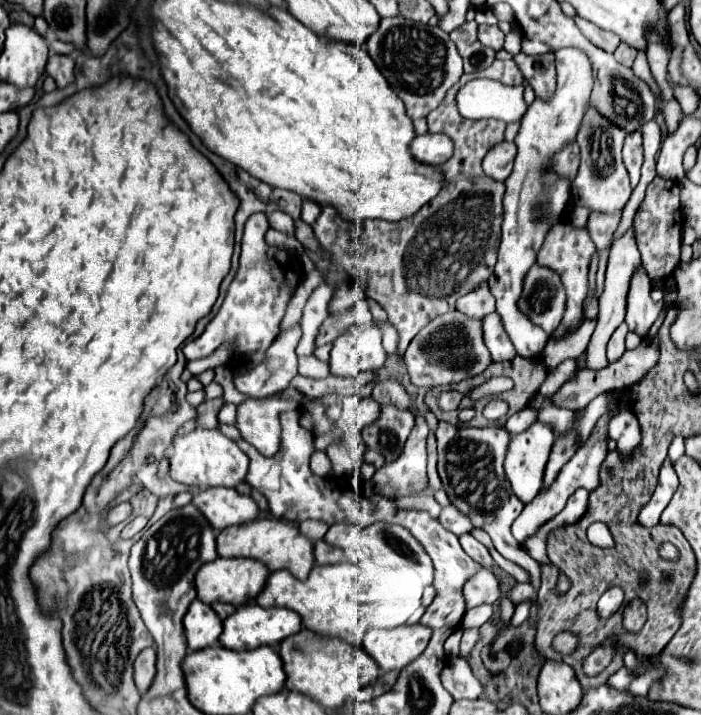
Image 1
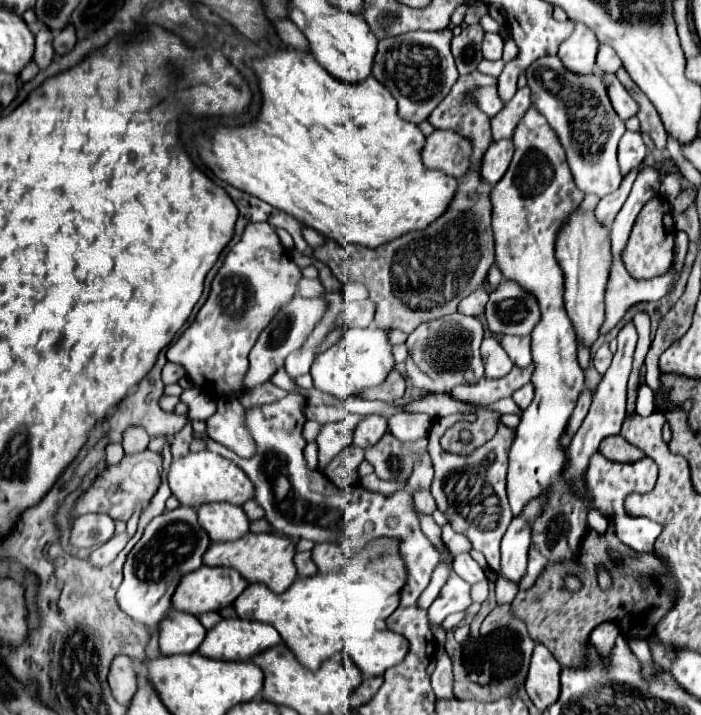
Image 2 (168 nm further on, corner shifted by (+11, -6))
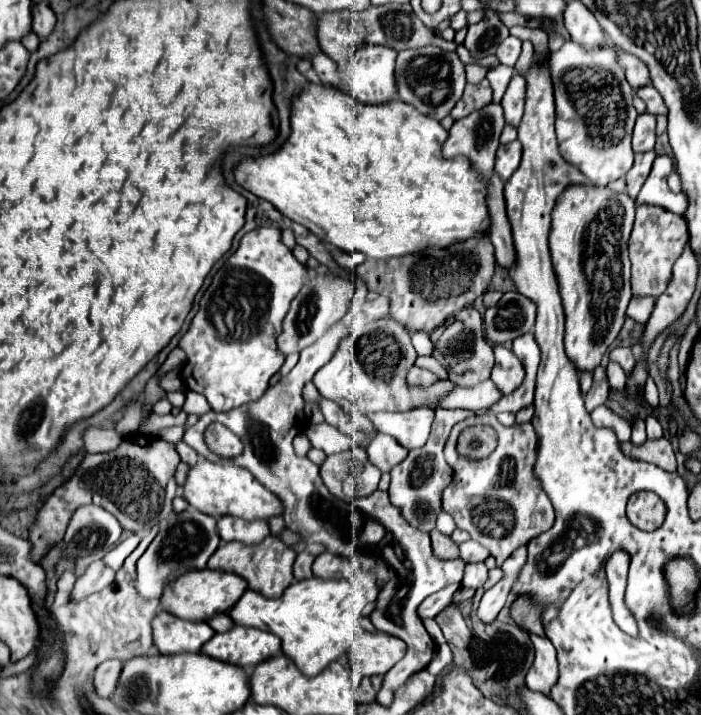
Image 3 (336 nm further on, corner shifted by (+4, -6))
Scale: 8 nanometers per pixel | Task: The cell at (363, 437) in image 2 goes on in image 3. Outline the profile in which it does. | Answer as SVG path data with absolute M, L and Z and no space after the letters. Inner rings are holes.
M377 433L373 441L367 445L367 455L371 463L377 463L381 467L381 471L391 471L393 463L401 461L407 455L407 451L393 437Z

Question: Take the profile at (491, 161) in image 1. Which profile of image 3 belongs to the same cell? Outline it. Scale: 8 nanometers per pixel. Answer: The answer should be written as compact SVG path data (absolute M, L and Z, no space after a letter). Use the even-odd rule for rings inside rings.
M511 141L507 145L501 145L497 149L497 159L495 159L495 171L497 175L507 181L515 169L519 167L521 161L521 143L519 141Z

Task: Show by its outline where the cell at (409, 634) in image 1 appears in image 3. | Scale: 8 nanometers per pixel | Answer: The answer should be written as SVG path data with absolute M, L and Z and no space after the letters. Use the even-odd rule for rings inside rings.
M381 631L361 635L349 649L353 661L365 677L385 675L397 661L403 659L405 651L405 641Z

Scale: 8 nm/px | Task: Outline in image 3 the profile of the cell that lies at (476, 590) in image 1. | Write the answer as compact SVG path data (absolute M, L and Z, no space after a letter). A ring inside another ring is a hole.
M447 585L445 589L429 595L421 605L419 605L419 617L427 619L427 617L437 617L445 607L449 607L453 603L453 595L459 589L457 585Z

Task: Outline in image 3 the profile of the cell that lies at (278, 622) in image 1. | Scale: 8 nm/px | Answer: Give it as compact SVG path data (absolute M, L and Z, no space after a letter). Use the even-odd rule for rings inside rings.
M233 625L225 633L215 633L201 653L241 667L253 667L281 651L281 639L269 631Z

